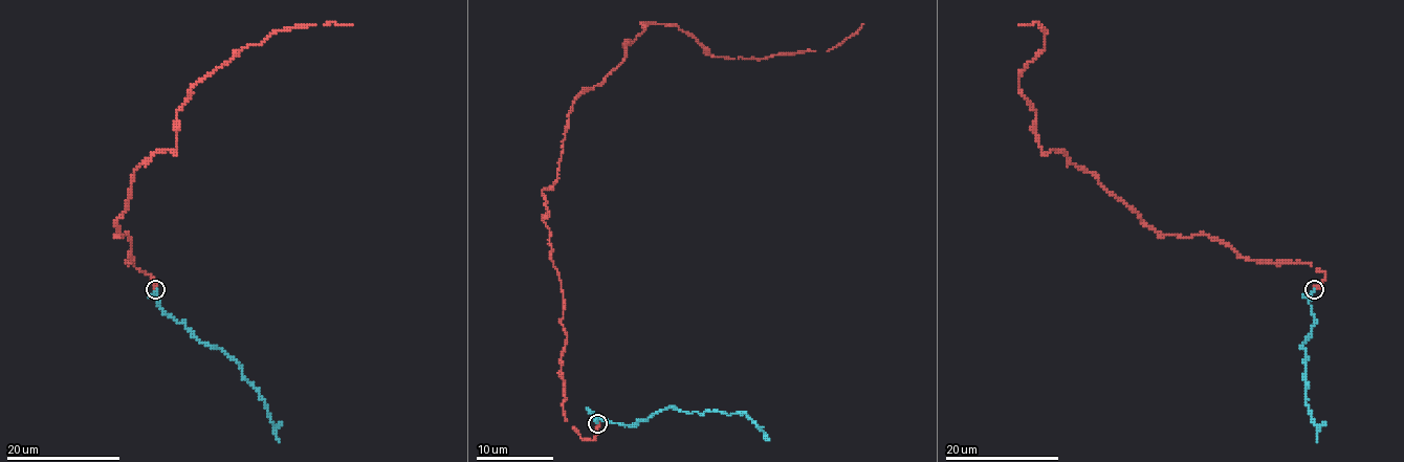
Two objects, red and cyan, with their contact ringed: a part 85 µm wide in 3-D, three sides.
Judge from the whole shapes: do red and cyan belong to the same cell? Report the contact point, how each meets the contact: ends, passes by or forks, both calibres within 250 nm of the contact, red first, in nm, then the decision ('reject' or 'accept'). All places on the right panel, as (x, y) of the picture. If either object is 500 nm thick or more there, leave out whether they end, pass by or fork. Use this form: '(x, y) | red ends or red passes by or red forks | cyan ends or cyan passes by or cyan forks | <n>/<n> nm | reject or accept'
(1314, 289) | red ends | cyan passes by | 320/170 nm | accept

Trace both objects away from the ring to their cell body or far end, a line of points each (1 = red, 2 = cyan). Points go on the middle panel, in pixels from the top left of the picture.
1: (597, 422), (590, 440), (565, 417), (542, 192), (572, 103), (645, 24), (739, 59), (829, 51), (863, 24)
2: (597, 422), (601, 417), (632, 424), (665, 408), (690, 413), (744, 413), (760, 428), (763, 426)

